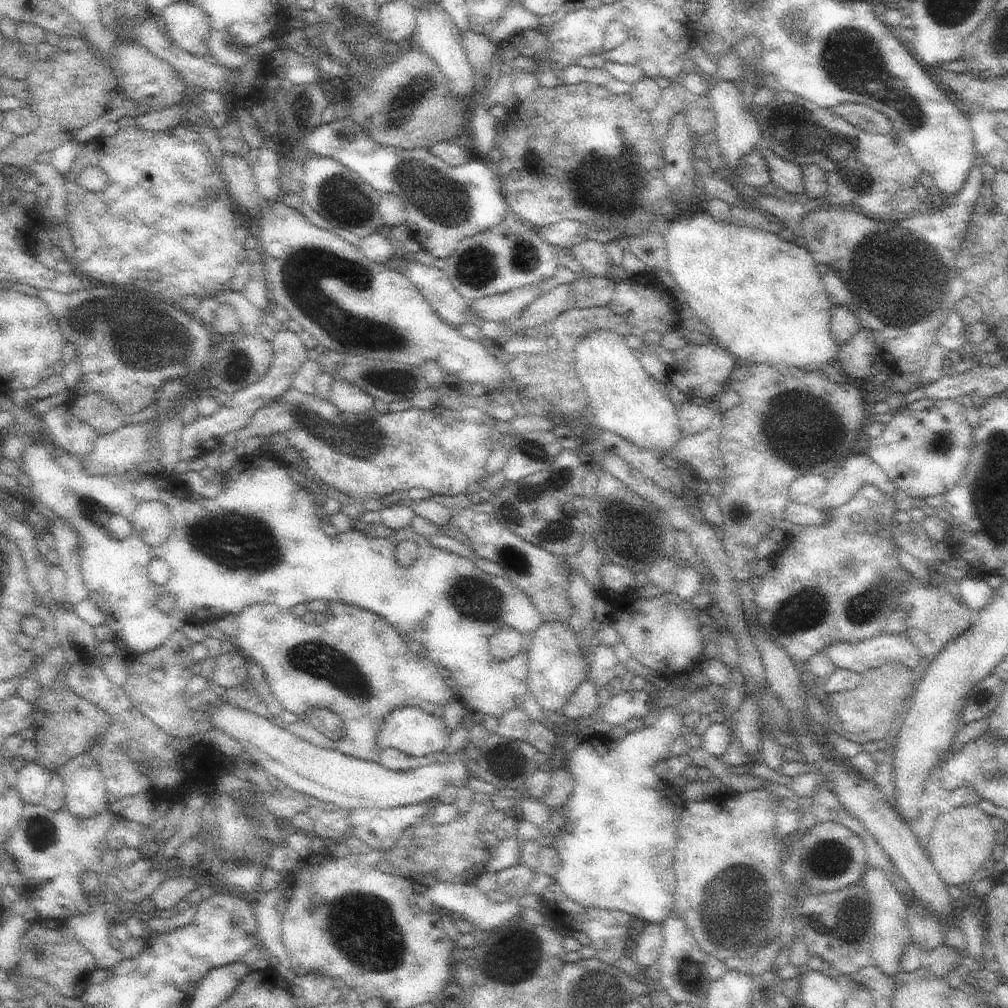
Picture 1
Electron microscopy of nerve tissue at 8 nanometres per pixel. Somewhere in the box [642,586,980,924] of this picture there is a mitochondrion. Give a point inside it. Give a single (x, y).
(834, 859)

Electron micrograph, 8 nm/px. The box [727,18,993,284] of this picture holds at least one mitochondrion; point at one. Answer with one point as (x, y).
(853, 61)

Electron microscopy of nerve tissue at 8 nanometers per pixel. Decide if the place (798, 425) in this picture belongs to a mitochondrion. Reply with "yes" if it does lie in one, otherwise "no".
yes

